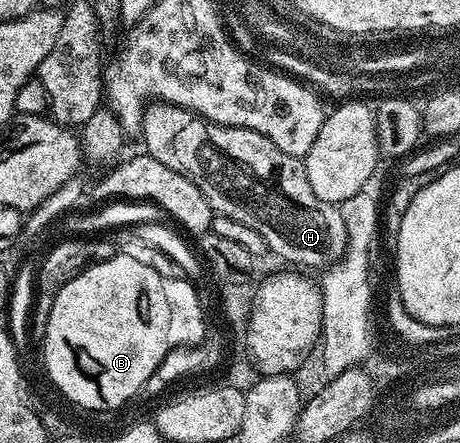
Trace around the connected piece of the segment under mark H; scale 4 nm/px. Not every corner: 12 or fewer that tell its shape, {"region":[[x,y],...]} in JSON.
{"region":[[152,103],[147,156],[293,266],[348,250],[299,157]]}

